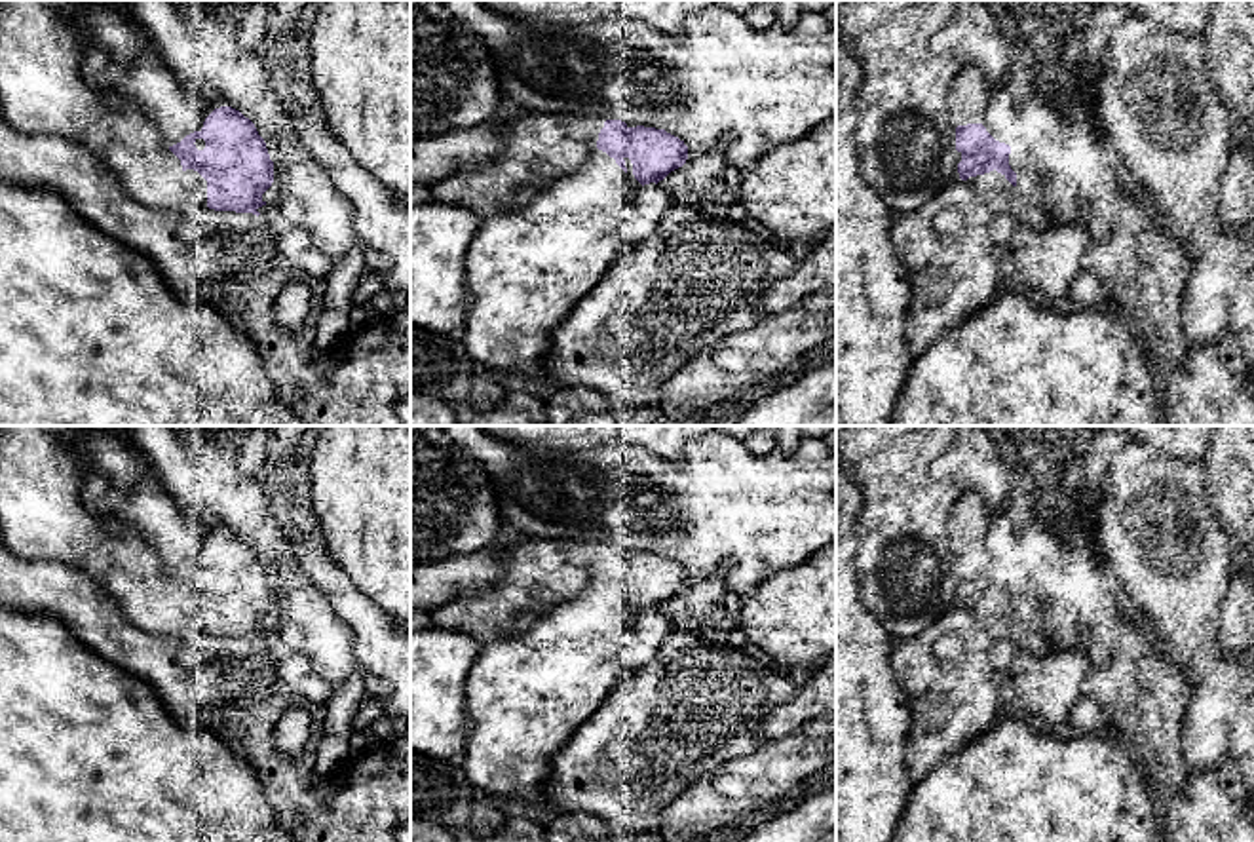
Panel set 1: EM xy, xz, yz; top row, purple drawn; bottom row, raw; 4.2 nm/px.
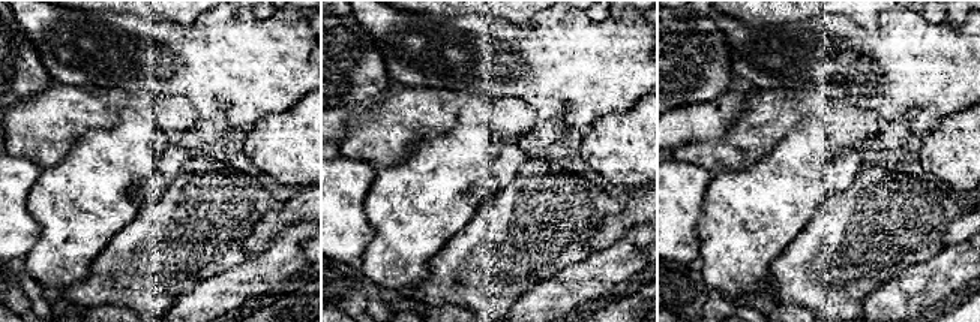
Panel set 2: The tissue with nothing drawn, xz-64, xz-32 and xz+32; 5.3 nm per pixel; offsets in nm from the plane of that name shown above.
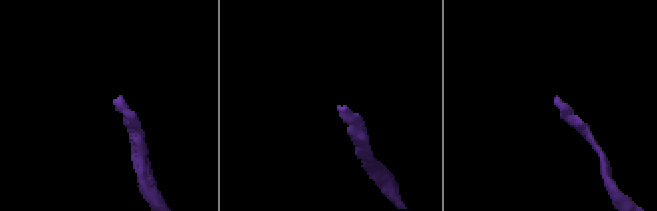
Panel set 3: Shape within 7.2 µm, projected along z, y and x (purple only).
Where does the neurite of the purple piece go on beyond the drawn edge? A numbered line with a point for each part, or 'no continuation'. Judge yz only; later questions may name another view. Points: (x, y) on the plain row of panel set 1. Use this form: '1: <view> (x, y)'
no continuation

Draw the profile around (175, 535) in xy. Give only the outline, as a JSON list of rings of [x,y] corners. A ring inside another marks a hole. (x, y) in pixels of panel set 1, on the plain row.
[[[86,471],[82,483],[84,504],[106,519],[104,526],[116,534],[124,525],[137,530],[156,551],[167,572],[198,557],[205,530],[175,498],[163,494],[156,483],[141,481],[131,490],[116,490],[99,473]]]

